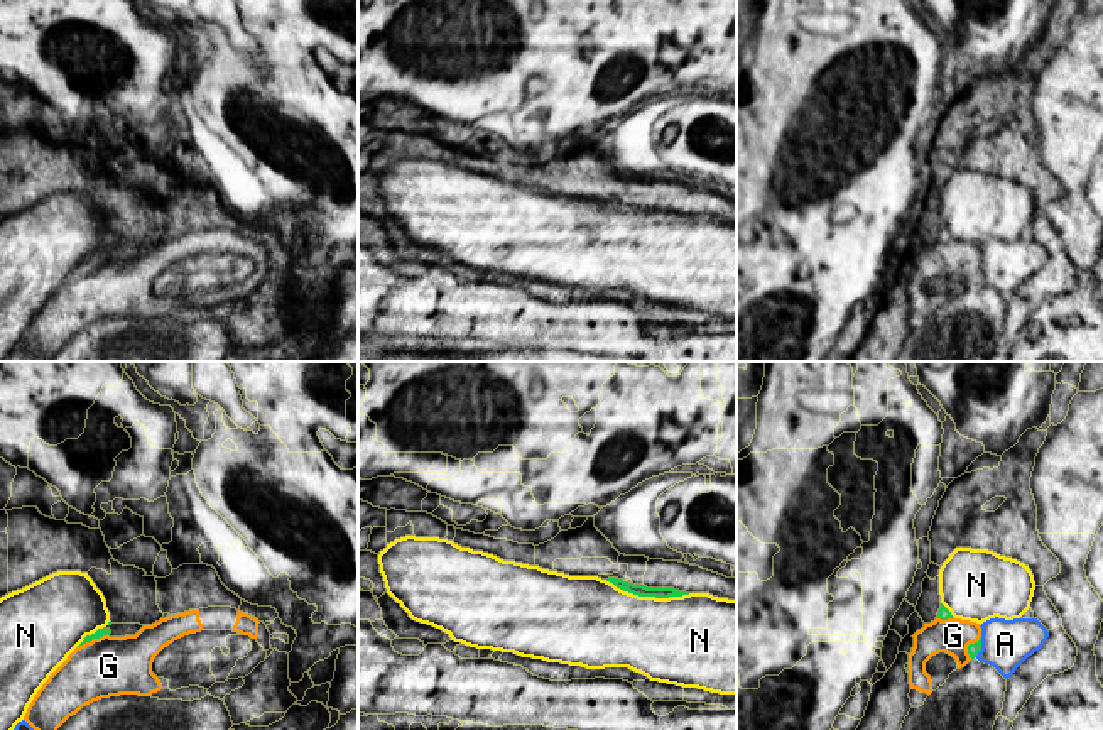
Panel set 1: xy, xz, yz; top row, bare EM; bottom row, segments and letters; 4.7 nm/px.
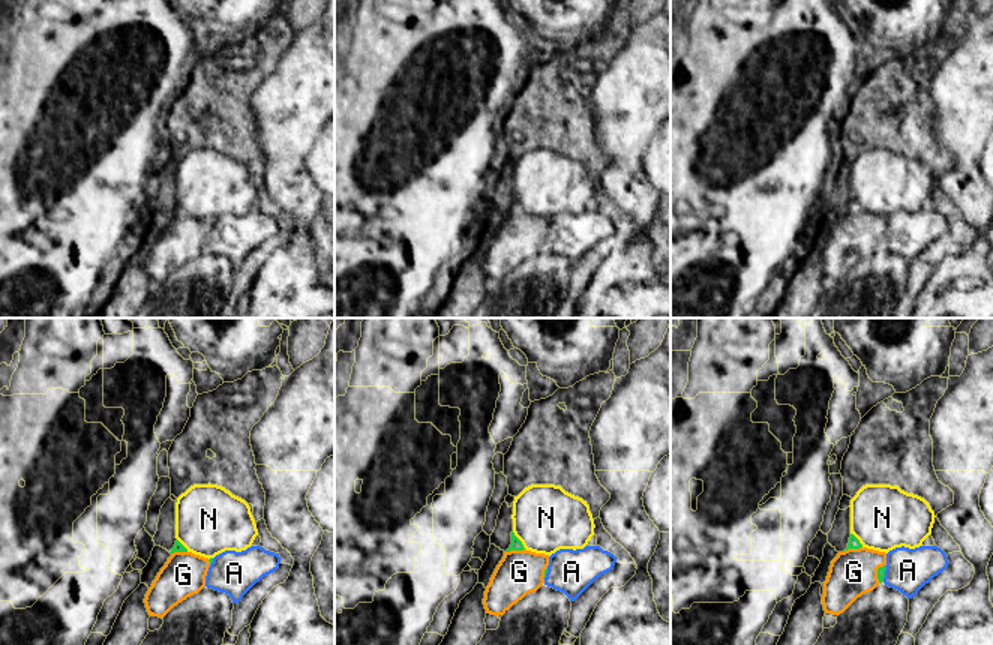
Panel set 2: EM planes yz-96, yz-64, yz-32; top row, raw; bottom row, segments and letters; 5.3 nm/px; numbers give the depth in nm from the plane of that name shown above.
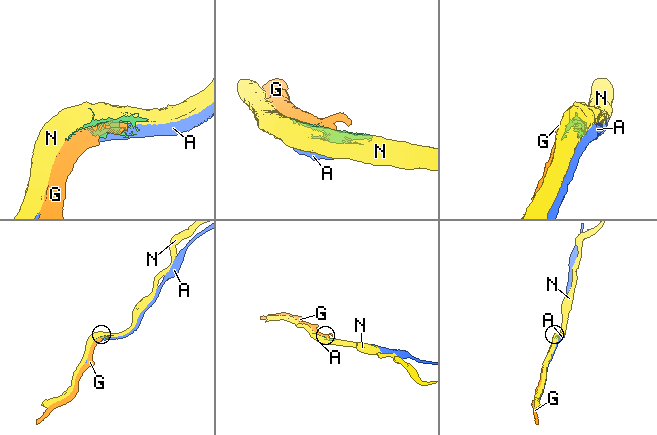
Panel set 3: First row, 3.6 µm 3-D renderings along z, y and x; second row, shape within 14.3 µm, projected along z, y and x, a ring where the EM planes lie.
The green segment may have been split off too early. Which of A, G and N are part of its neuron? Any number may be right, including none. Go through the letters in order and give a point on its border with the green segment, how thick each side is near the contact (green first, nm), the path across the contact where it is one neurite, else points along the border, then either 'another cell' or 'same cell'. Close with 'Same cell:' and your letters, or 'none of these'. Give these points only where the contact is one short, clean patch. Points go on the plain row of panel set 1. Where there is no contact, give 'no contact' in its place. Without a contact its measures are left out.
A: yz (980, 269) | 60/240 nm | another cell
G: xy (92, 261) | 40/280 nm | same cell
N: xz (647, 217) | 60/400 nm | another cell
Same cell: G

